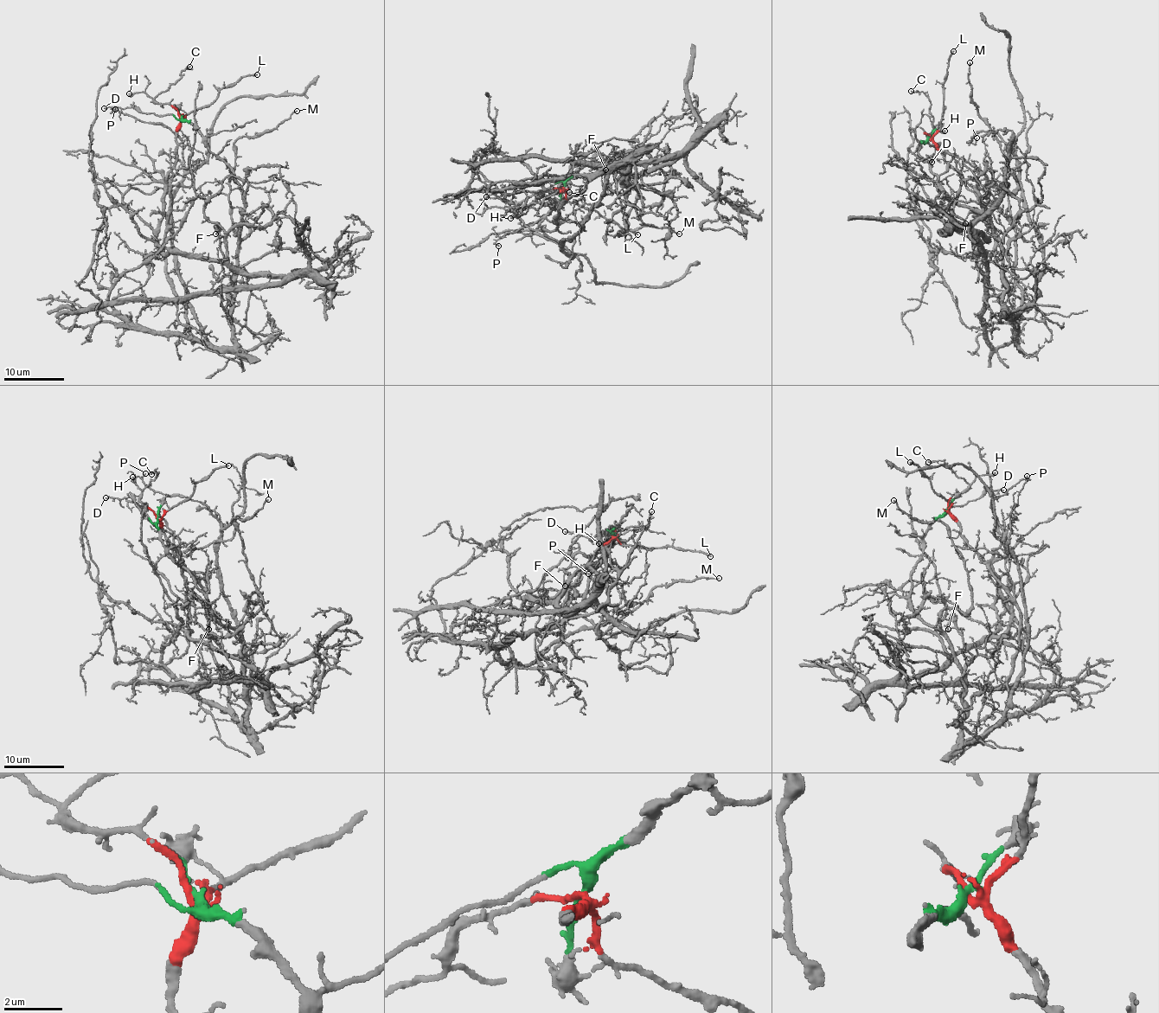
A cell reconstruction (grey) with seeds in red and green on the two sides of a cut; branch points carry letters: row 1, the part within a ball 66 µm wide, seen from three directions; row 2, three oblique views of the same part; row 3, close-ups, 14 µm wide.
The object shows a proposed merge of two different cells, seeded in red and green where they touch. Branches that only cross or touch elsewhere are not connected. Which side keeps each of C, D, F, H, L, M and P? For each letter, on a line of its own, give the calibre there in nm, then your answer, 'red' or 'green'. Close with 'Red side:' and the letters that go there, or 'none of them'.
C: calibre 120 nm; red
D: calibre 110 nm; green
F: calibre 150 nm; green
H: calibre 360 nm; red
L: calibre 200 nm; red
M: calibre 120 nm; green
P: calibre 110 nm; green
Red side: C, H, L

